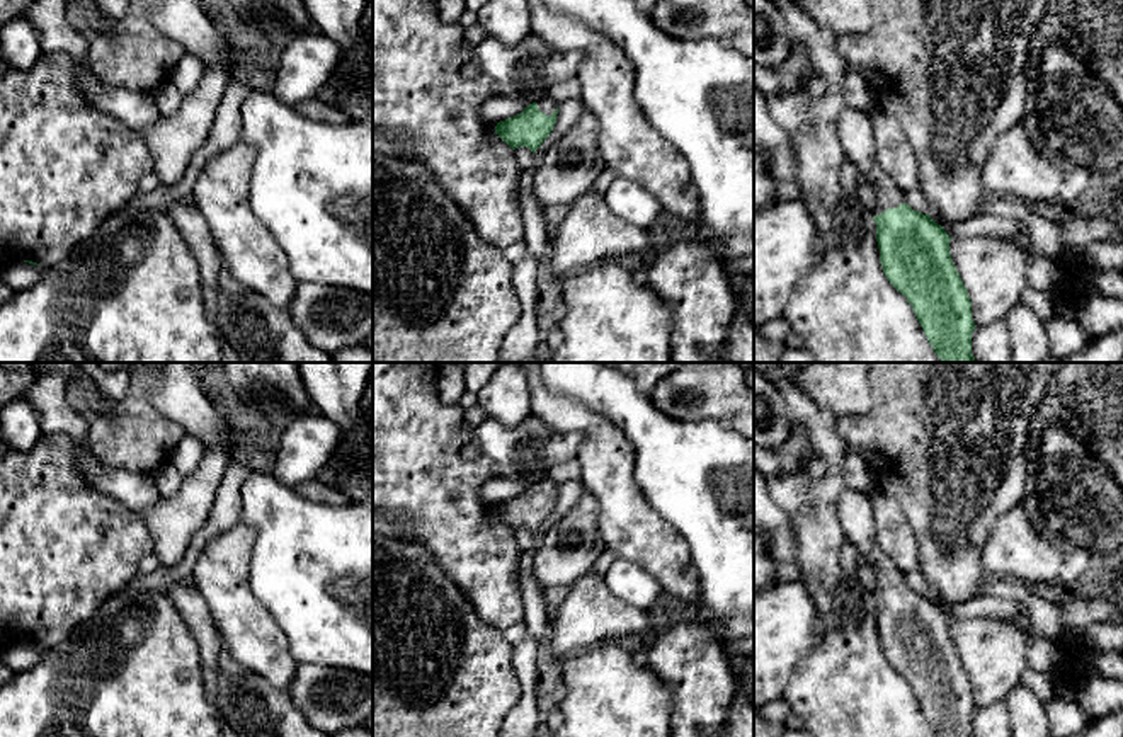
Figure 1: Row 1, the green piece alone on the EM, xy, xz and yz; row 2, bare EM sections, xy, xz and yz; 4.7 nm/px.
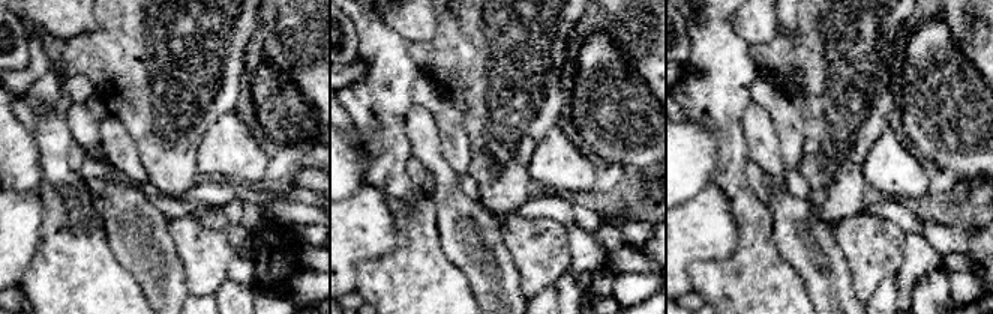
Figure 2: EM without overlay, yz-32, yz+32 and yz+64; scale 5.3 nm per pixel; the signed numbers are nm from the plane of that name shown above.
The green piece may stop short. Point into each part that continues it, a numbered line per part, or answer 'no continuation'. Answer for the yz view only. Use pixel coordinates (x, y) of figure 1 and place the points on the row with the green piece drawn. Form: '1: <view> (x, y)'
1: yz (855, 128)

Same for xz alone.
1: xz (547, 106)

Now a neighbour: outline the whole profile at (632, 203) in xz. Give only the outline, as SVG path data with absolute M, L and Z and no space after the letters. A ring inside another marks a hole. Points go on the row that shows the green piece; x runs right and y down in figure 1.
M614 179L604 194L607 208L626 223L650 228L667 221L667 214L647 189L626 179Z

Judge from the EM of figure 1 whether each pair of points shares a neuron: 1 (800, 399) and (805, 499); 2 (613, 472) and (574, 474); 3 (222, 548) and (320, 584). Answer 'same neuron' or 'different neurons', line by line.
1: same neuron
2: different neurons
3: different neurons

